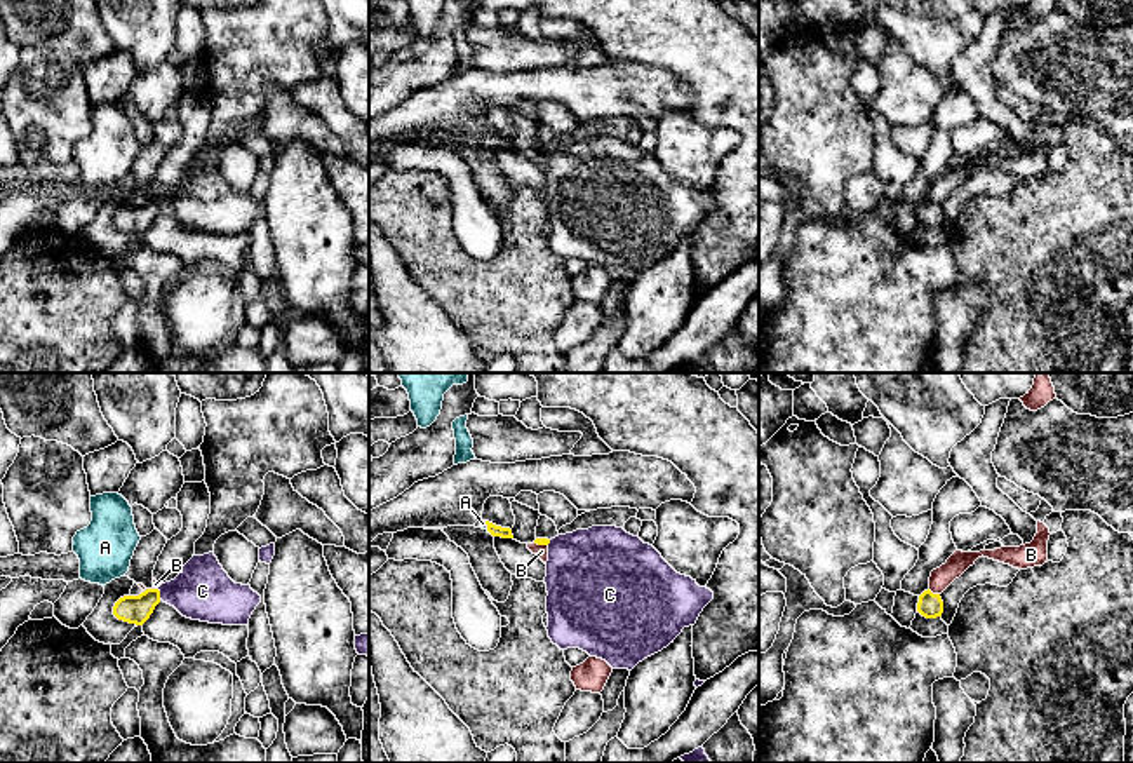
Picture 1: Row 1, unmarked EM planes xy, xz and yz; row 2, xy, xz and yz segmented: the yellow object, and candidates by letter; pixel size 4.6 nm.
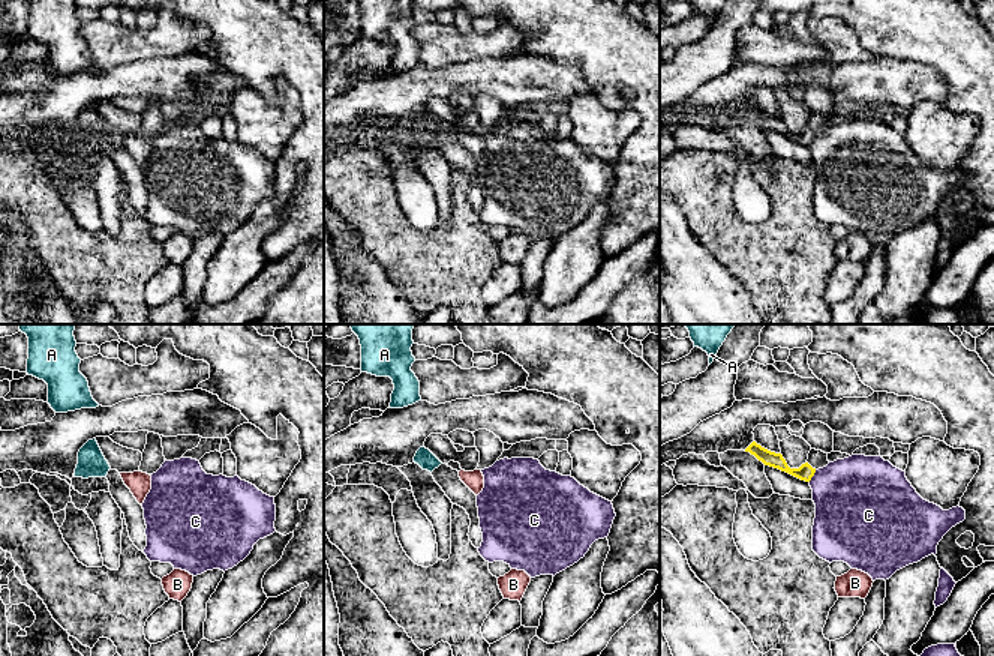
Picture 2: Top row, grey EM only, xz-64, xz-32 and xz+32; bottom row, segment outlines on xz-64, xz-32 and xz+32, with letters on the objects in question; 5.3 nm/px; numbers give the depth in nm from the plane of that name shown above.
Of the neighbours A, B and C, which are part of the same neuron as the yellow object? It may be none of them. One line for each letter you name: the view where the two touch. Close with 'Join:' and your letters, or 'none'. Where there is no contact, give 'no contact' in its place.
C: contact in xy
Join: C

